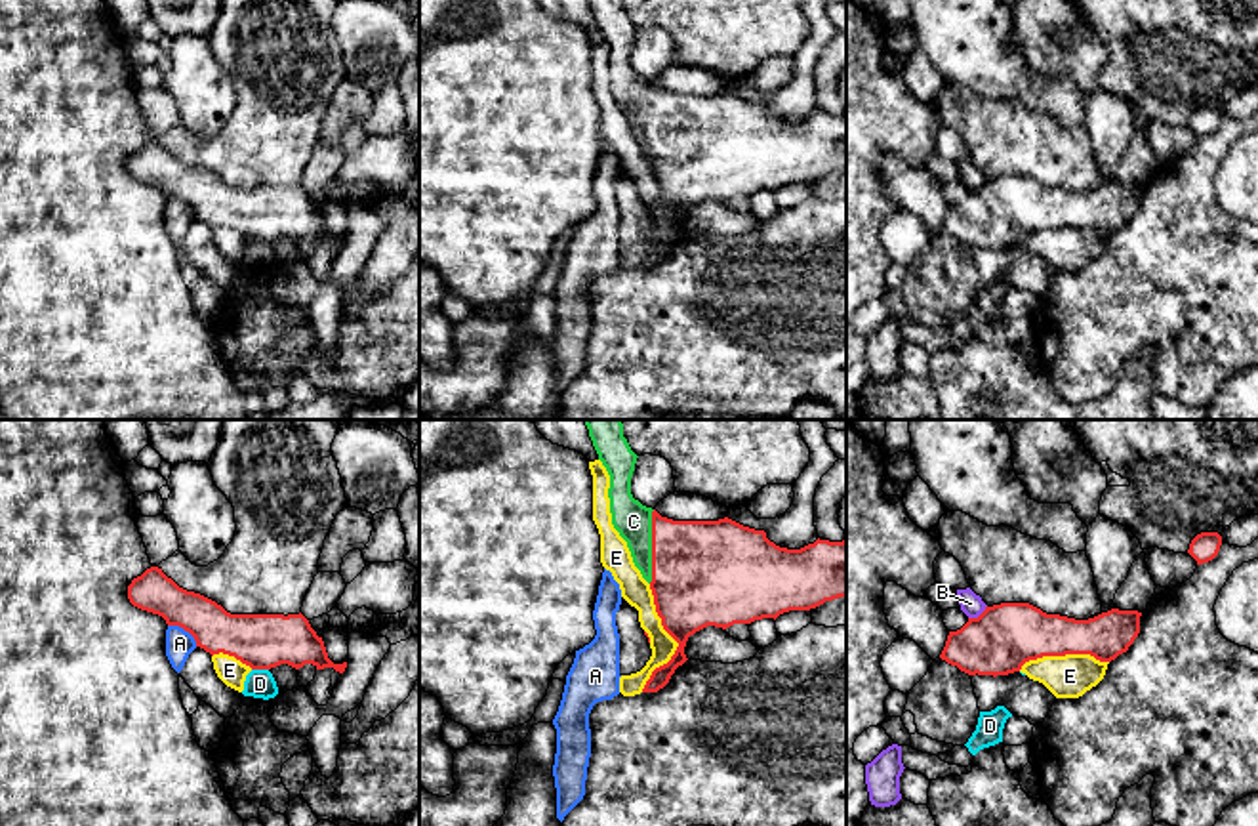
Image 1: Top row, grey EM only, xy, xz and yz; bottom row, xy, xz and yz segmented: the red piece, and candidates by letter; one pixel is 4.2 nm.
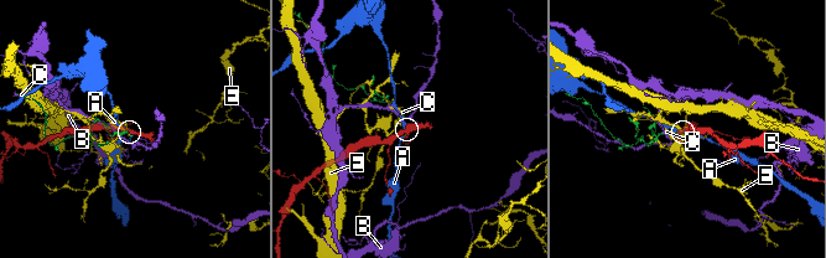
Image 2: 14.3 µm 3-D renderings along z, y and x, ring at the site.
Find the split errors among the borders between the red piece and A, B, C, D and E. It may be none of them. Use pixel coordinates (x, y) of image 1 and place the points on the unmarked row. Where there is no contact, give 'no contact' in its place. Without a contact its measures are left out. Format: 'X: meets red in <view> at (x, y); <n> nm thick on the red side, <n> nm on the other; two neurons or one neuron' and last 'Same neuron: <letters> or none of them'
A: meets red in xy at (185, 203); 190 nm thick on the red side, 120 nm on the other; two neurons
B: meets red in yz at (980, 187); 280 nm thick on the red side, 90 nm on the other; two neurons
C: meets red in xz at (652, 119); 440 nm thick on the red side, 160 nm on the other; one neuron
D: meets red in xy at (260, 241); 240 nm thick on the red side, 130 nm on the other; two neurons
E: meets red in xz at (673, 210); 360 nm thick on the red side, 120 nm on the other; two neurons
Same neuron: C

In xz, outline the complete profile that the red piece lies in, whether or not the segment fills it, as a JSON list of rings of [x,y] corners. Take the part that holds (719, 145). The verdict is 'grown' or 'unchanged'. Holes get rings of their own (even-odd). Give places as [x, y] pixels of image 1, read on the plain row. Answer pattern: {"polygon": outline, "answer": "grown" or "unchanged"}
{"polygon": [[[623,0],[587,2],[610,48],[612,97],[627,114],[635,139],[650,156],[663,202],[679,216],[671,233],[652,244],[642,265],[658,265],[669,256],[675,242],[688,233],[684,227],[688,210],[707,198],[726,202],[762,191],[776,193],[789,183],[810,183],[825,174],[846,170],[846,111],[842,114],[818,111],[801,122],[787,122],[770,114],[764,103],[743,99],[728,90],[719,93],[661,90],[631,67],[639,29],[623,10]]], "answer": "grown"}

